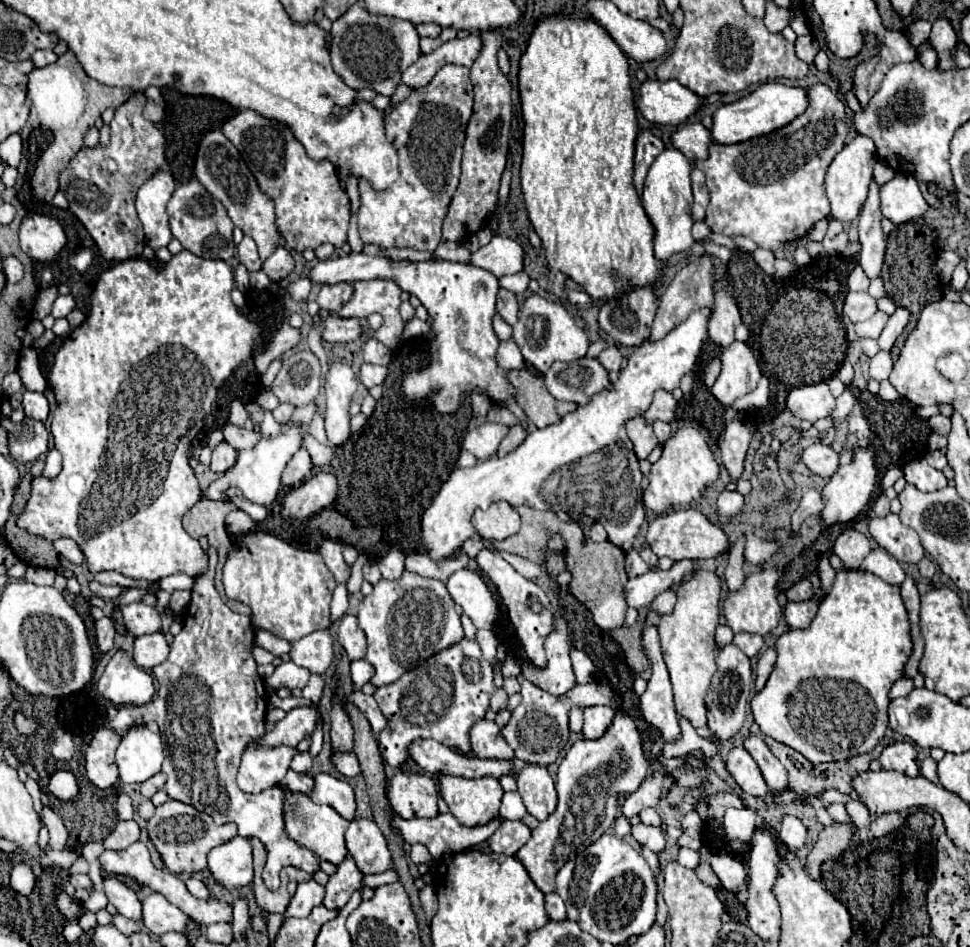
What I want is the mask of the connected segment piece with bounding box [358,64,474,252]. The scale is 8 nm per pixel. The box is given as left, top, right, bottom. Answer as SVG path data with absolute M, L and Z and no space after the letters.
M458 64L442 66L428 86L412 90L412 94L390 110L386 116L384 128L386 138L392 140L392 146L398 152L398 180L382 192L376 192L366 178L360 178L360 210L358 210L358 230L364 244L376 244L380 248L414 248L432 252L442 240L442 222L448 212L448 204L458 188L460 178L460 158L462 144L466 138L466 124L472 114L472 88L470 88L470 70Z

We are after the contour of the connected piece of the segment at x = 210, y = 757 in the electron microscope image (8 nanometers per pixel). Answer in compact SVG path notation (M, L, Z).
M210 548L208 570L196 578L192 602L182 616L182 632L172 640L168 660L152 670L158 682L152 700L142 706L122 706L112 722L98 728L86 748L84 768L94 786L104 790L116 784L118 770L114 764L114 750L120 742L120 732L154 720L160 726L166 748L162 772L168 776L164 786L168 796L210 814L216 824L234 822L238 836L258 838L267 852L262 874L264 884L268 890L278 890L282 868L296 866L314 874L318 870L318 858L286 836L282 816L284 792L280 788L250 796L236 786L236 772L246 750L246 740L254 740L266 732L264 716L268 694L252 656L254 628L250 616L232 612L220 600L220 594L214 588L216 562L216 548Z

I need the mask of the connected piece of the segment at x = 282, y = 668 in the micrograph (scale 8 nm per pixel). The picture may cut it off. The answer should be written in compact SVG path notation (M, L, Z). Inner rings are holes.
M282 662L280 666L276 666L274 674L268 678L268 684L272 688L304 688L306 682L308 682L308 676L310 672L294 662Z

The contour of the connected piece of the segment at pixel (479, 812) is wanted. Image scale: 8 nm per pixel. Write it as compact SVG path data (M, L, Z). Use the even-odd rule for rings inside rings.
M440 776L440 788L444 802L462 826L482 826L498 816L504 790L494 778L466 780L456 776Z

